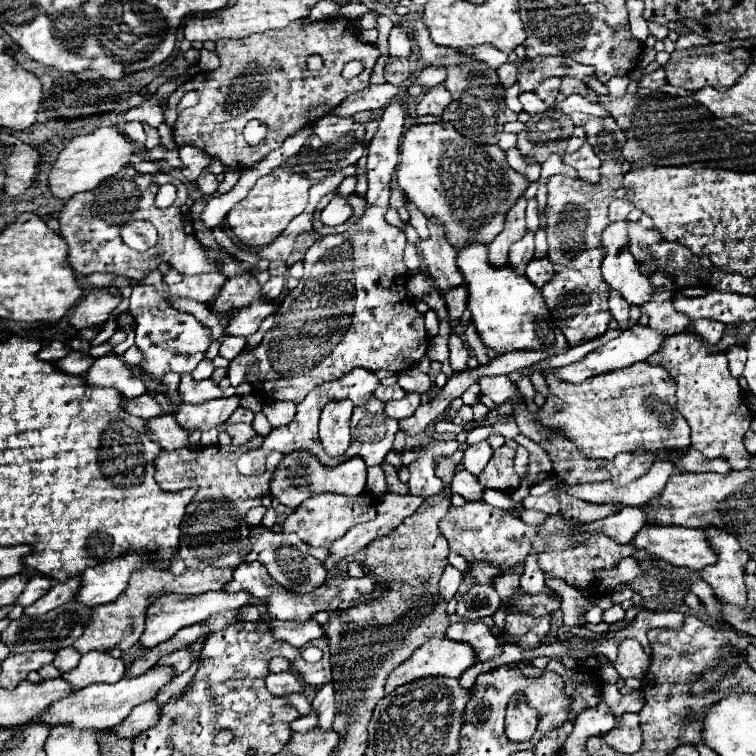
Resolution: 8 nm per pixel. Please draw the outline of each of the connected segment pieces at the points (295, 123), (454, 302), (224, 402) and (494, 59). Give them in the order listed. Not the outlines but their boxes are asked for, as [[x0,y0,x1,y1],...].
[[167,17,381,169],[443,285,467,319],[175,395,241,431],[461,45,507,69]]

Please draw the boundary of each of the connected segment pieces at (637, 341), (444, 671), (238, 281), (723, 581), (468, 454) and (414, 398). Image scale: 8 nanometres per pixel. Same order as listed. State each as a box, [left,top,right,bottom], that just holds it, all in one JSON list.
[[553,325,665,383],[385,639,477,693],[209,273,279,337],[699,527,749,605],[463,441,493,477],[385,393,421,419]]

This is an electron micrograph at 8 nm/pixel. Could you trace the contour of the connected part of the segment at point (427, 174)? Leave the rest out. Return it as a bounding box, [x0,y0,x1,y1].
[397,121,529,247]

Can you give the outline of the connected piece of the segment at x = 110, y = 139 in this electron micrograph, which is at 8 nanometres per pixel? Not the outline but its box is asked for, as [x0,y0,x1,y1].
[49,127,135,201]

